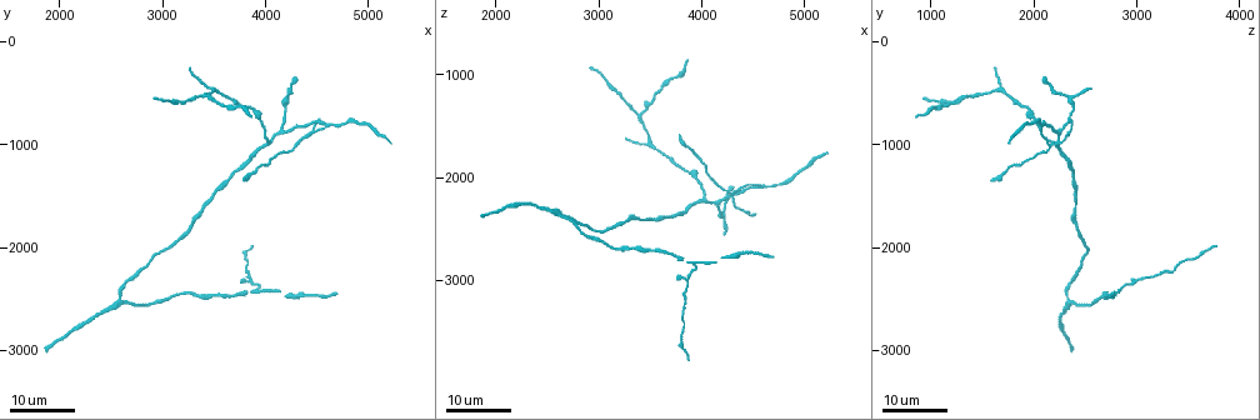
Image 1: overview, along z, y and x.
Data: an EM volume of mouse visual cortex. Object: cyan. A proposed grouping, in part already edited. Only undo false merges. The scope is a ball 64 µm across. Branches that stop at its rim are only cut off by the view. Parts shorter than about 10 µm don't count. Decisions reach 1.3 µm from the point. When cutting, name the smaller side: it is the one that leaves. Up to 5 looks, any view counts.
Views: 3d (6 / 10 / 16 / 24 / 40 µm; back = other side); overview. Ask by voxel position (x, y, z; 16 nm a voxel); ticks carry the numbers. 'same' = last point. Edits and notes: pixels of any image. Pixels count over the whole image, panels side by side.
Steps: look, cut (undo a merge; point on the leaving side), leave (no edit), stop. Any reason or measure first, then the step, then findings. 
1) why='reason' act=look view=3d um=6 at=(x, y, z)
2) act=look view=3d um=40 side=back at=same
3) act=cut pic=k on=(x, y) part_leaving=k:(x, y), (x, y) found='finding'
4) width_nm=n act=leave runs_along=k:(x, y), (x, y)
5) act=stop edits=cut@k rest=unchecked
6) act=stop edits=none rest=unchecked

why='side arm on a straight run' act=look view=3d um=24 at=(2580, 2540, 2360)

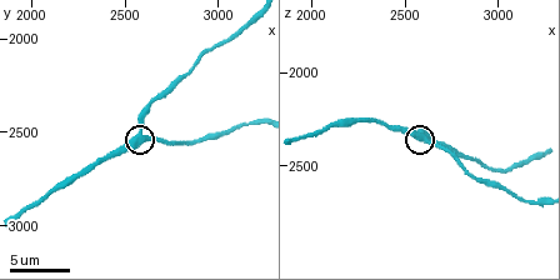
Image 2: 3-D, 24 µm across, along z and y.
act=look view=3d um=10 at=(2600, 2540, 2360)

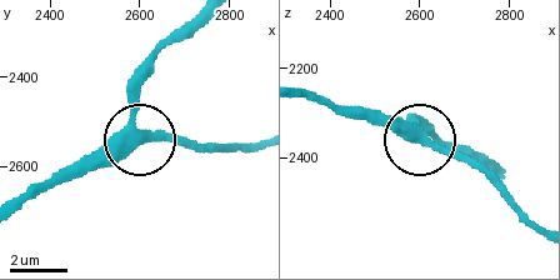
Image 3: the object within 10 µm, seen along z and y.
arms=3 act=leave runs_along=3:(190, 20), (161, 49), (143, 85), (135, 140), (85, 175) found='all the same cell'

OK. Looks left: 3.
why='arms part here' act=look view=3d um=24 at=(4600, 820, 2060)

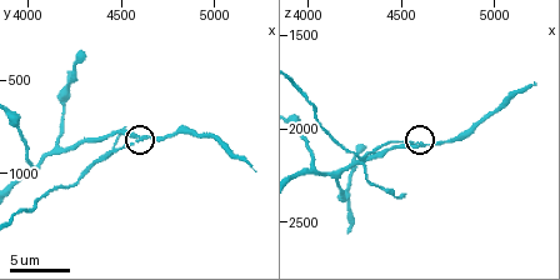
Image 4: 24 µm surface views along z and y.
act=look view=3d um=10 at=(4580, 820, 2060)

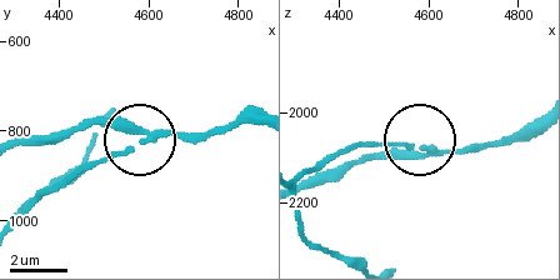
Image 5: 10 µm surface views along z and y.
width_nm=170 act=cut pic=5 on=(108, 155) part_leaving=5:(146, 139), (85, 163), (20, 218) found='a second cell is stuck on'

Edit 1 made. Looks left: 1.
act=stop edits=cut@5 rest=unchecked

